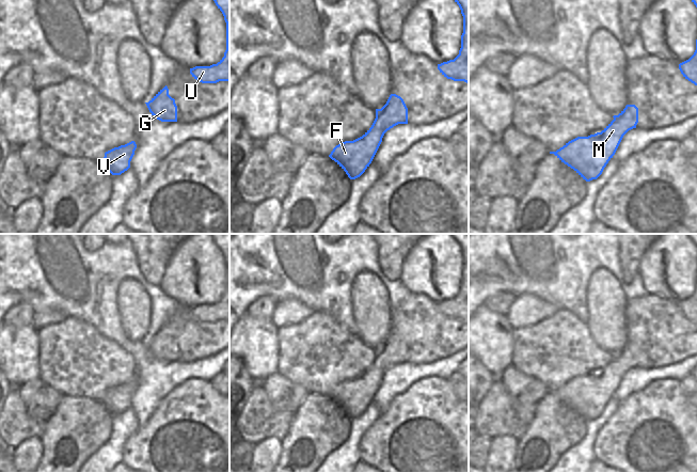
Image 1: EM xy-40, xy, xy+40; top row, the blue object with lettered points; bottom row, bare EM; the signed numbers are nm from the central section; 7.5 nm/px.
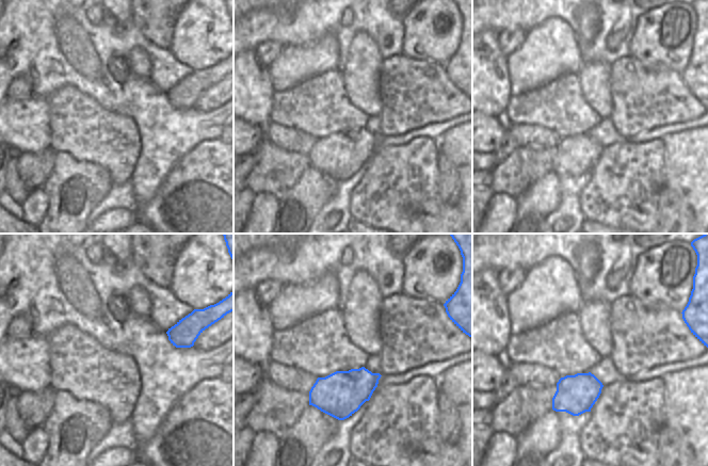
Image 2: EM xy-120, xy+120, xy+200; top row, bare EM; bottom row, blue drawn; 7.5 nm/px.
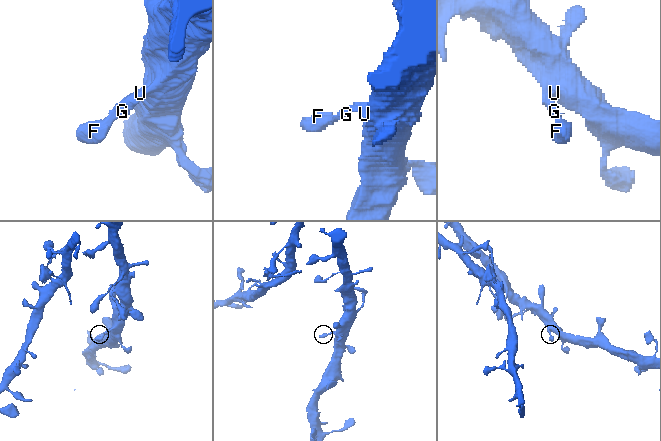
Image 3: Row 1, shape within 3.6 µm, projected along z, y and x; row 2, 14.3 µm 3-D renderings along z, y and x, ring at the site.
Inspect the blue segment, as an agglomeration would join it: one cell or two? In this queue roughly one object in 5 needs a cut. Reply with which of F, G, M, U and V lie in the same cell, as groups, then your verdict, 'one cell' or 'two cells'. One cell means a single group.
groups F G M U V; one cell

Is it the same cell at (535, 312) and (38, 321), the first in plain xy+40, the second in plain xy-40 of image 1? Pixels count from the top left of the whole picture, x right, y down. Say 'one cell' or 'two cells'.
one cell

